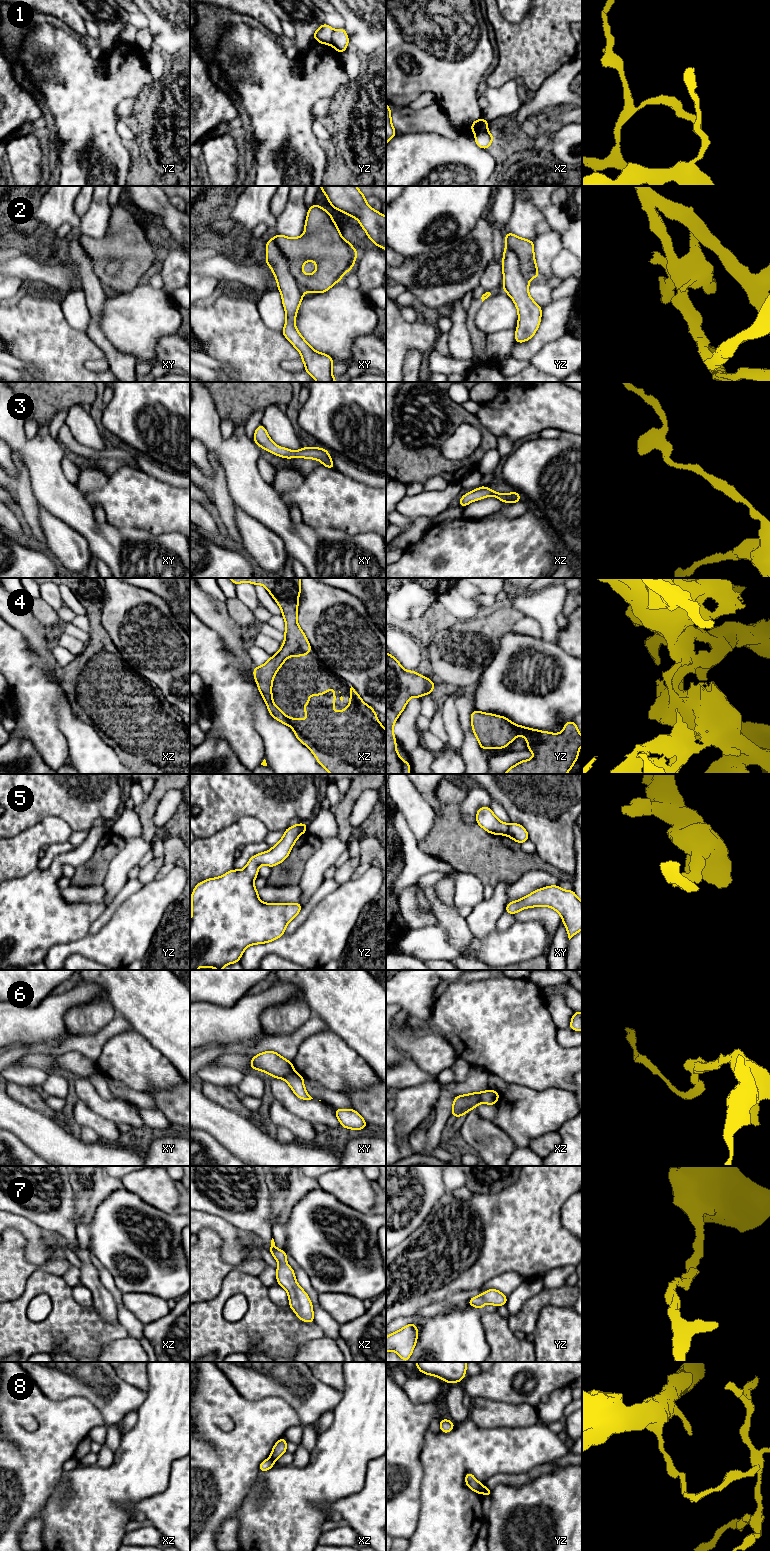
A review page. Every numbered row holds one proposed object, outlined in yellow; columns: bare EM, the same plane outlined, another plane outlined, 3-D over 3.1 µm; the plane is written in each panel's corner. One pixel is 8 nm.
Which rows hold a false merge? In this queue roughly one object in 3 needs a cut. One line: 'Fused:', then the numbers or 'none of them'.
Fused: 1, 2, 5, 6, 8

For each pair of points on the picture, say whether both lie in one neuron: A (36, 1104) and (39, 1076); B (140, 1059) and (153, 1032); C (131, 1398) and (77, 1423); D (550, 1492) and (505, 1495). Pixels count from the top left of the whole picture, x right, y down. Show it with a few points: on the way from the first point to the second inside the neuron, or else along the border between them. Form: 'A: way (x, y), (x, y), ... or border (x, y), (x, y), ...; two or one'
A: border (12, 1082), (35, 1089); two
B: border (132, 1028), (138, 1031), (165, 1057); two
C: border (83, 1397), (100, 1412), (105, 1424); two
D: way (539, 1495), (516, 1495); one

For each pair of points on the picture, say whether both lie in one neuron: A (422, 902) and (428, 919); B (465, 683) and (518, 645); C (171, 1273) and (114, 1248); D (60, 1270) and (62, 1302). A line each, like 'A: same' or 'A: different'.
A: different
B: different
C: same
D: different

